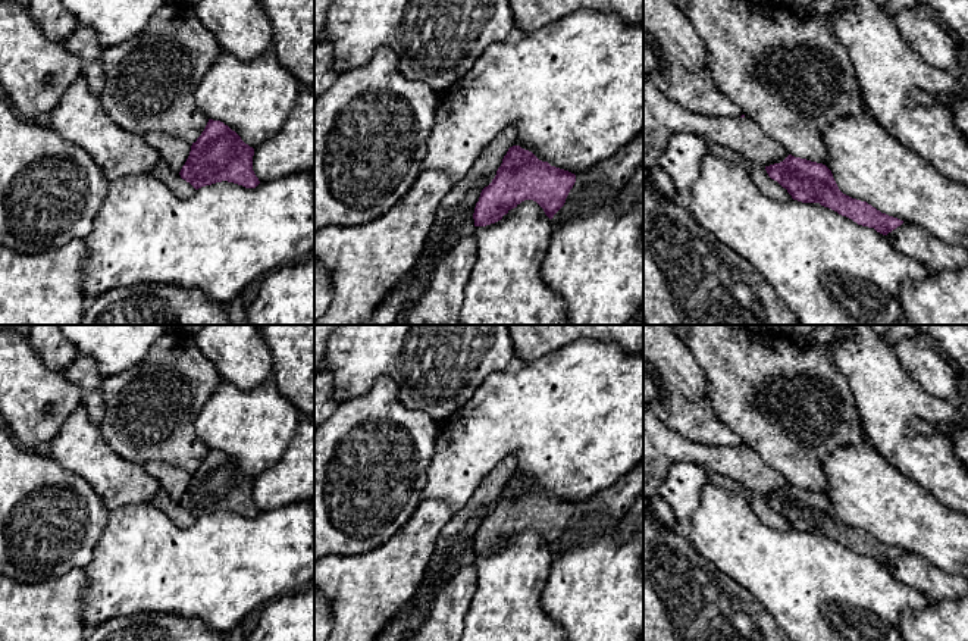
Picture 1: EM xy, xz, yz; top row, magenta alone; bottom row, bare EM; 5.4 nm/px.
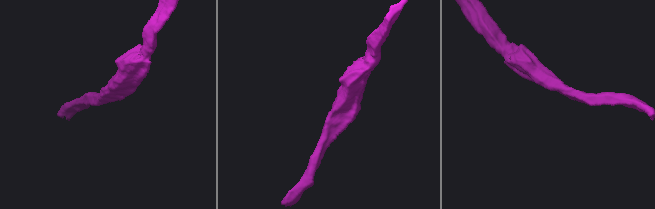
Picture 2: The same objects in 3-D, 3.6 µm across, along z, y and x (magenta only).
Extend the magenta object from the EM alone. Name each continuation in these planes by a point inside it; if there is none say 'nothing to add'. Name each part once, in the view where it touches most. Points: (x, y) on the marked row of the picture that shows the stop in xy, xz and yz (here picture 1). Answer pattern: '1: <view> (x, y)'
nothing to add

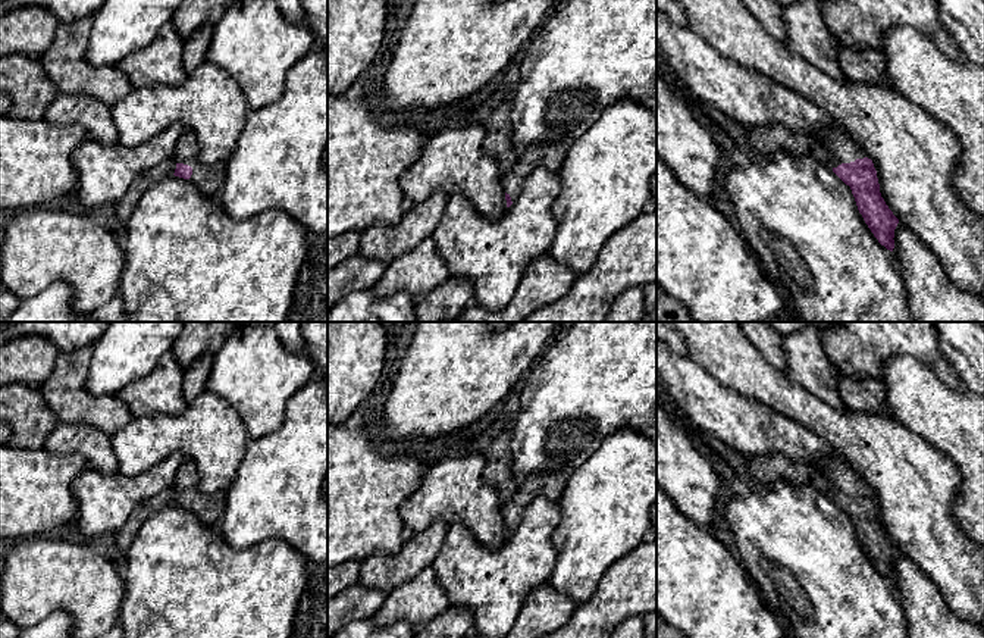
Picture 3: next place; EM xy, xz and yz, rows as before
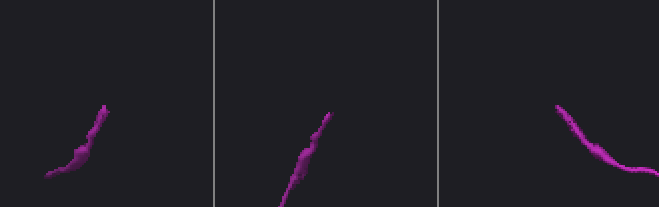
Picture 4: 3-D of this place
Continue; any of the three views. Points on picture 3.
1: yz (840, 147)

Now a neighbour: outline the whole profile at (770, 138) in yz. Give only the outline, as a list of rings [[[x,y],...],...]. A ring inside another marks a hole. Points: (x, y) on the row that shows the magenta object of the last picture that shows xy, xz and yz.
[[[765,125],[746,128],[750,143],[758,153],[775,153],[784,150],[793,156],[809,156],[830,166],[828,151],[814,138],[790,131],[784,125]]]

